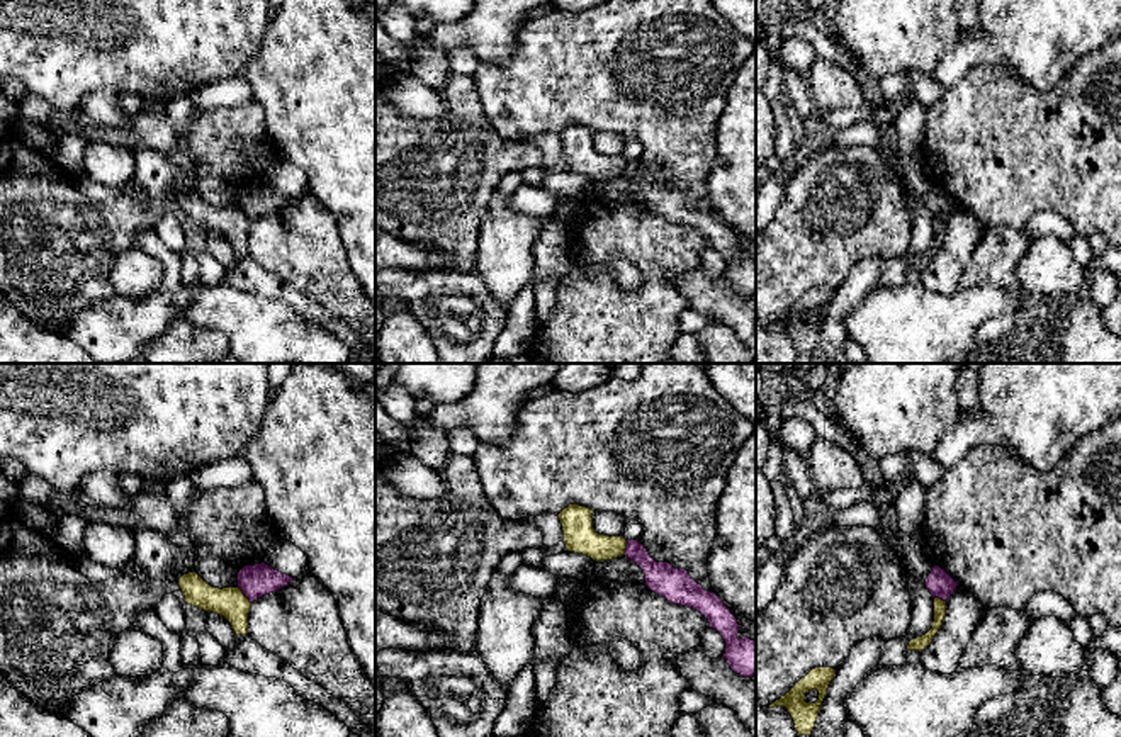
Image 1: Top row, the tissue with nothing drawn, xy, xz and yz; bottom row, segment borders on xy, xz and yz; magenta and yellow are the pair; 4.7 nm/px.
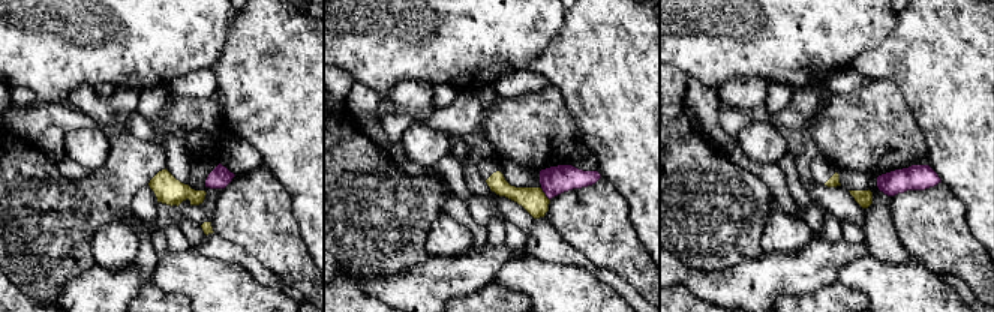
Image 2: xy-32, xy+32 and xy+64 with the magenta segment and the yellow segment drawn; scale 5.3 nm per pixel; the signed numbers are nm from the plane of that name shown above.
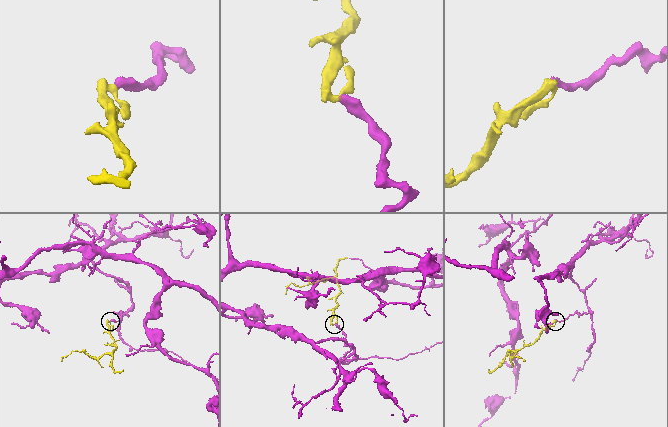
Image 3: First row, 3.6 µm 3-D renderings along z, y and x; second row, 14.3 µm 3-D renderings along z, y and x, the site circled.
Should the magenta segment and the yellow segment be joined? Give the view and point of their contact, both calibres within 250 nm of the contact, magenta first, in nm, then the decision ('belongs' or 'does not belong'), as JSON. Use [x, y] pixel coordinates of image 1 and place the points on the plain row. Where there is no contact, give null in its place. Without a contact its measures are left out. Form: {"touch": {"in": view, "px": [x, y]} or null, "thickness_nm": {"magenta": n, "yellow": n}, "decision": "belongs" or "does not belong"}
{"touch": {"in": "xy", "px": [243, 213]}, "thickness_nm": {"magenta": 160, "yellow": 150}, "decision": "does not belong"}

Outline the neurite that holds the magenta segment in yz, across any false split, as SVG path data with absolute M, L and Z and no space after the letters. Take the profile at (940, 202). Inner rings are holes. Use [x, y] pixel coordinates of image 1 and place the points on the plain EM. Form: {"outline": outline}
{"outline": "M939 185L932 187L924 204L932 217L939 217L943 221L948 221L958 205L958 202Z"}

